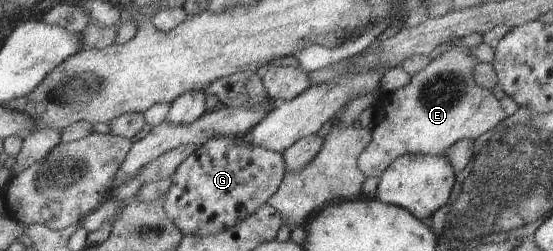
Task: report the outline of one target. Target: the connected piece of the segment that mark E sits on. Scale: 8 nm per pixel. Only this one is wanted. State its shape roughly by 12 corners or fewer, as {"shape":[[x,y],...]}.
{"shape":[[453,46],[378,92],[358,168],[445,155],[506,118]]}

